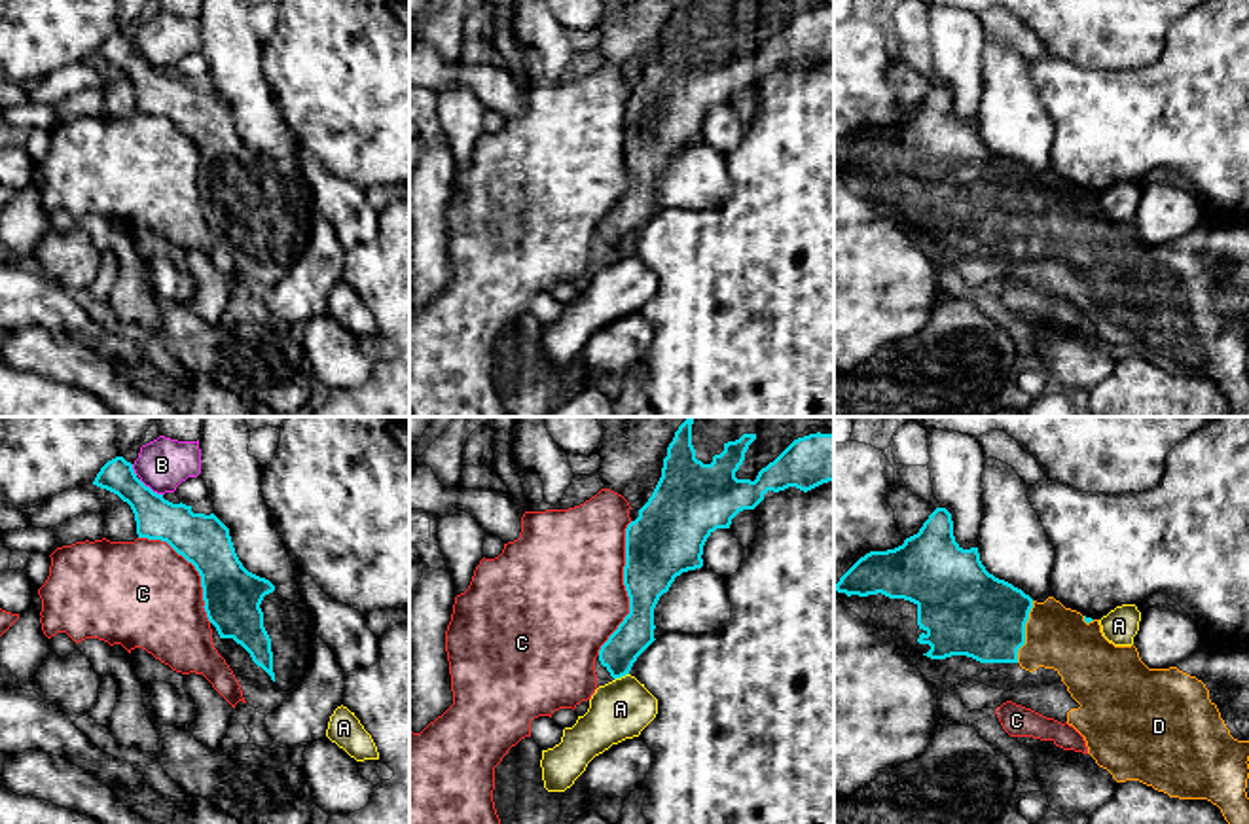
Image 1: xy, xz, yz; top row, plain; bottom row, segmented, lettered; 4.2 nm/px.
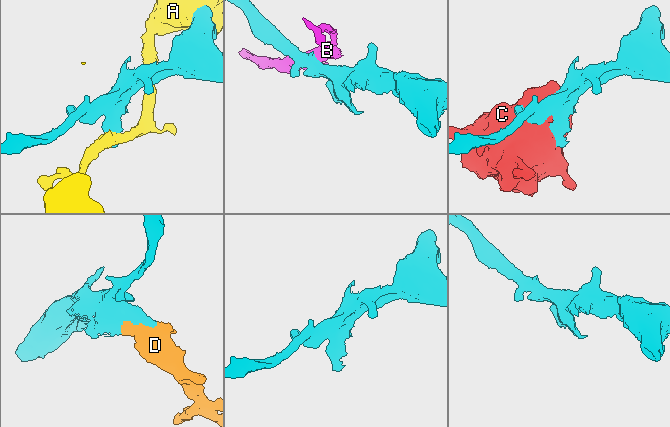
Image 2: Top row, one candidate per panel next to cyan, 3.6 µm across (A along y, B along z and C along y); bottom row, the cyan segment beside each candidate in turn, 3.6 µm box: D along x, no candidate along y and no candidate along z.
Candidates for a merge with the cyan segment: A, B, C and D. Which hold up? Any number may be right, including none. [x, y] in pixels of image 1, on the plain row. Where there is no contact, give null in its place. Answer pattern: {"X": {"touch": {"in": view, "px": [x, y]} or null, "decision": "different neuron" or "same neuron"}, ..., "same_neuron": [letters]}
{"A": {"touch": {"in": "xz", "px": [620, 252]}, "decision": "different neuron"}, "B": {"touch": {"in": "xy", "px": [148, 63]}, "decision": "different neuron"}, "C": {"touch": {"in": "xz", "px": [626, 163]}, "decision": "different neuron"}, "D": {"touch": {"in": "yz", "px": [1024, 207]}, "decision": "same neuron"}, "same_neuron": ["D"]}

